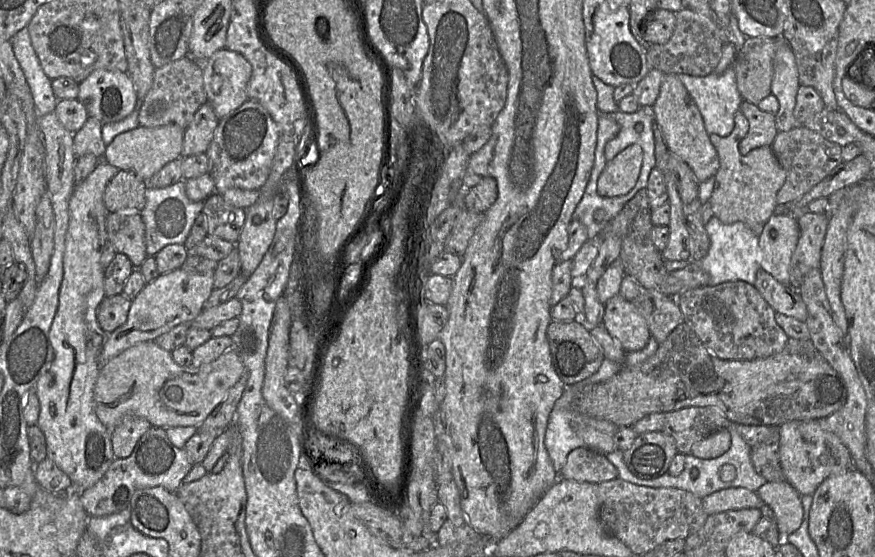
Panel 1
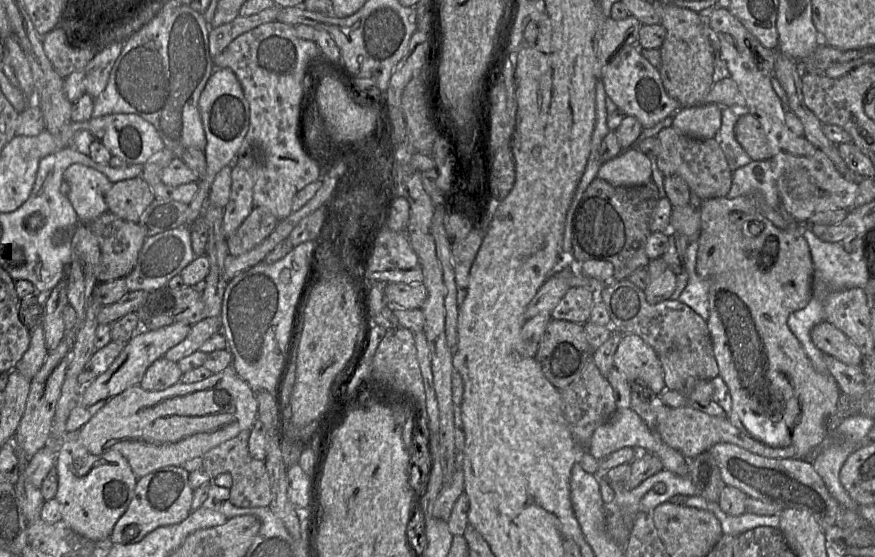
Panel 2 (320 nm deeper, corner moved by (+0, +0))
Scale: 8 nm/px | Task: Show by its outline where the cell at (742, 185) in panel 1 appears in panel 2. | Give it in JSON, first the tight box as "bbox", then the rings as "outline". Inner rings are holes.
{"bbox":[696,192,841,458],"outline":[[[748,192],[747,194],[734,198],[716,197],[701,201],[699,205],[701,228],[698,237],[696,272],[701,278],[709,281],[709,318],[707,324],[712,340],[714,356],[718,365],[718,376],[721,377],[727,385],[732,399],[732,411],[728,415],[730,423],[745,434],[768,446],[792,446],[796,449],[799,458],[805,458],[830,435],[827,421],[837,410],[841,391],[831,375],[819,373],[814,369],[800,342],[787,325],[789,315],[807,306],[813,297],[812,281],[814,267],[809,246],[801,234],[803,227],[810,226],[801,225],[796,222],[781,205],[781,214],[787,221],[788,226],[785,229],[776,227],[769,219],[760,213],[759,196],[761,196],[759,192]]]}

